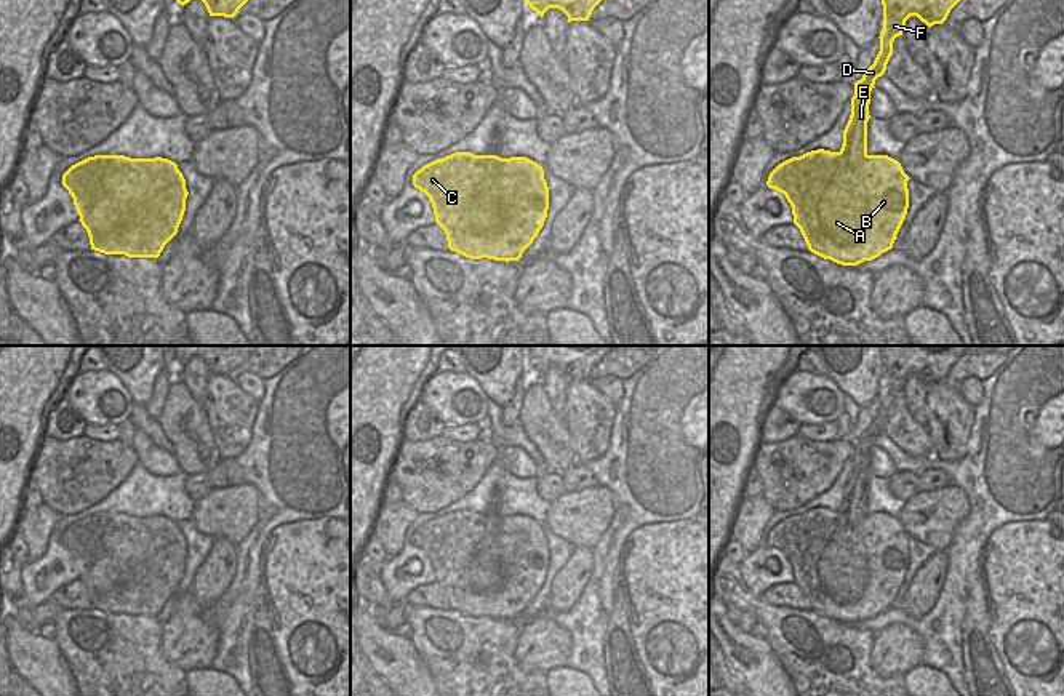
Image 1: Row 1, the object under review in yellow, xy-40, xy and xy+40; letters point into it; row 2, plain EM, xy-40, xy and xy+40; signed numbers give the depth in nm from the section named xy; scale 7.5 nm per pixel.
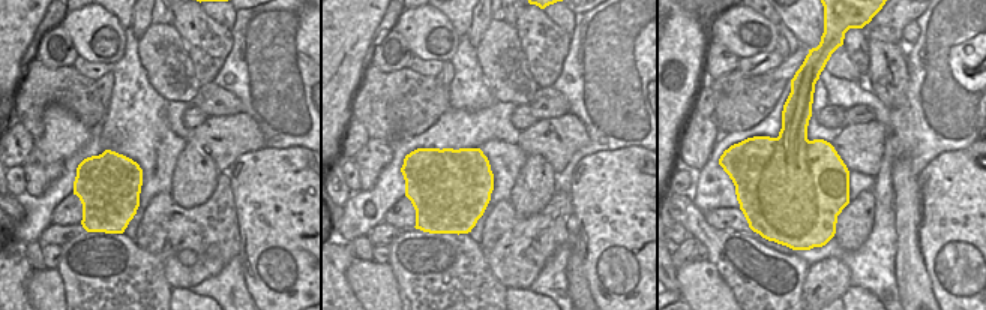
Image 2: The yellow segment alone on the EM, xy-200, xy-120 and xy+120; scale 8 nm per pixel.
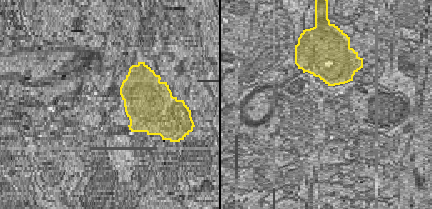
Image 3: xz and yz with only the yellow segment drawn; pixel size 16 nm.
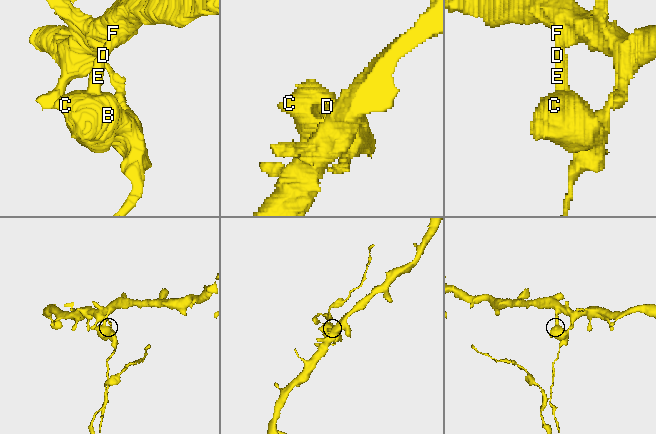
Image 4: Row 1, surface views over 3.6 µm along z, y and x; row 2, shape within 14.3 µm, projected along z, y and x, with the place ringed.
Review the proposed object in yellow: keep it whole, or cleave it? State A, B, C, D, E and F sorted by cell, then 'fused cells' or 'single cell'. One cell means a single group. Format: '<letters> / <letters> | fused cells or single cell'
A D E F / B C | fused cells

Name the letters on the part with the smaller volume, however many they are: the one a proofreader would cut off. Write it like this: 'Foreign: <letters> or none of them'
Foreign: B, C

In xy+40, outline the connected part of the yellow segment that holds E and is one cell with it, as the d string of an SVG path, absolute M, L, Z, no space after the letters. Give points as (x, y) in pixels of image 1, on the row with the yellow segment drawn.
M882 0L883 29L880 51L861 80L854 83L851 115L843 130L840 149L842 168L835 173L818 205L818 216L824 234L832 242L851 242L851 230L859 227L870 232L867 190L862 182L862 168L867 160L867 122L870 91L875 80L886 70L893 54L893 42L902 35L906 21L917 16L928 27L942 24L960 0Z

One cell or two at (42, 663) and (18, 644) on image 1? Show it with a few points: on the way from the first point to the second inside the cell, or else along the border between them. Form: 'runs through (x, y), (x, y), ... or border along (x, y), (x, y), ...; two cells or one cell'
runs through (36, 660), (24, 650); one cell

